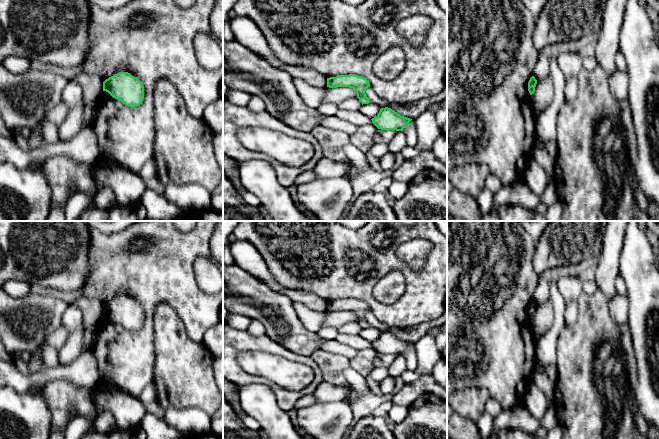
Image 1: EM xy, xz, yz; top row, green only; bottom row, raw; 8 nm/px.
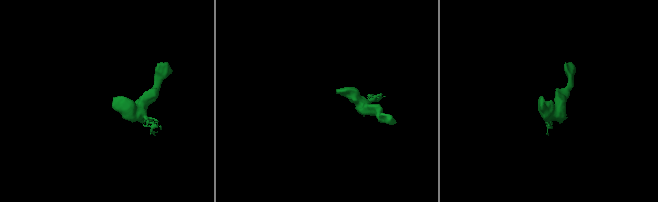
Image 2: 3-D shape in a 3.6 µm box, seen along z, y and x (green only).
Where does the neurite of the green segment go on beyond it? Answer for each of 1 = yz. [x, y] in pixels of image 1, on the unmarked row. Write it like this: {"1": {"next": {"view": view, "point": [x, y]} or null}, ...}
{"1": {"next": null}}

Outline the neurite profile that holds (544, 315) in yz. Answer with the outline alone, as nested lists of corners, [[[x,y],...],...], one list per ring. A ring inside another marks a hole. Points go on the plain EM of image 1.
[[[550,300],[543,305],[537,305],[535,316],[530,321],[535,340],[550,329],[553,321],[554,309]]]

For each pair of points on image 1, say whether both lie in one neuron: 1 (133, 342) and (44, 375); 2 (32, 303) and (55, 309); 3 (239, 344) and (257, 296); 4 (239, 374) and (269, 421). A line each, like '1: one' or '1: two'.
1: two
2: one
3: two
4: two

